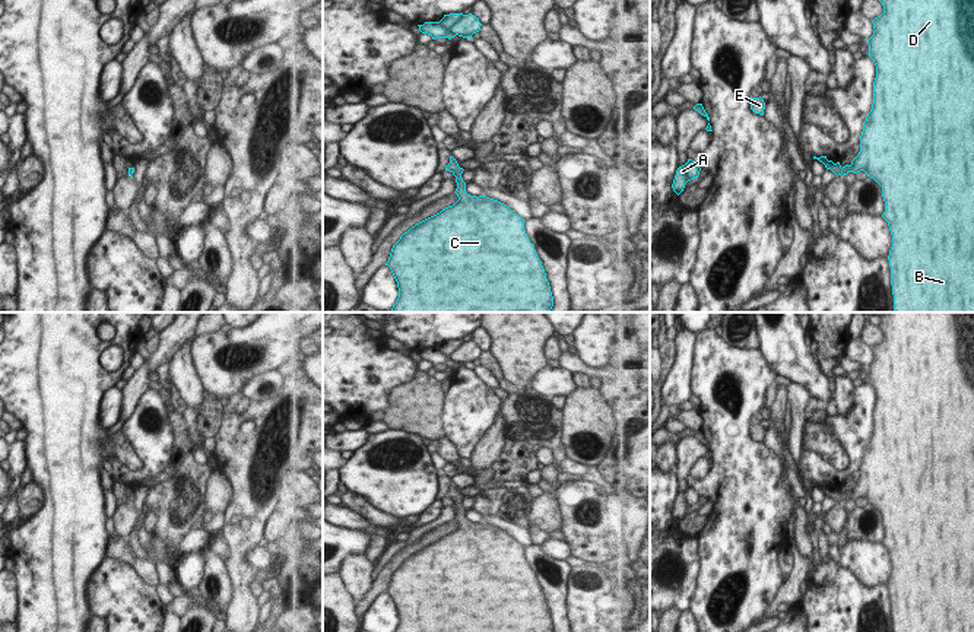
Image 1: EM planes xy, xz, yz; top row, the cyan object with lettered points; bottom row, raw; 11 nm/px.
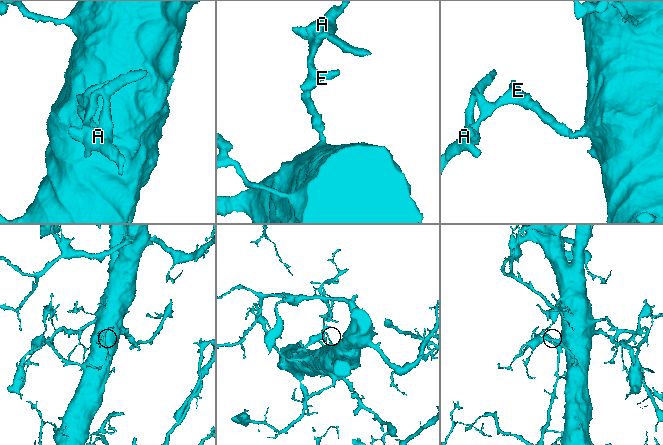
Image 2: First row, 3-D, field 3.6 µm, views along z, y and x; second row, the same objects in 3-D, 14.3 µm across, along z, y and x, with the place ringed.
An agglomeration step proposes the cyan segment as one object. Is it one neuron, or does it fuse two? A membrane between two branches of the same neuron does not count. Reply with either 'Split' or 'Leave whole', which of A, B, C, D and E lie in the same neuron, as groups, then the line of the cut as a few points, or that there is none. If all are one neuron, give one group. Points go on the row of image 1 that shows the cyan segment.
Leave whole. Groups: A B C D E. No split.

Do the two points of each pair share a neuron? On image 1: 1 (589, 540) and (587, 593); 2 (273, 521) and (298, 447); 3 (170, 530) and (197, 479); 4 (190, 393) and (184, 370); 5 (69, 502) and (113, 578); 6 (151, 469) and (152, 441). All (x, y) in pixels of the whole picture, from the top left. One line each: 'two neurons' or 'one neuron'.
1: two neurons
2: two neurons
3: one neuron
4: one neuron
5: two neurons
6: one neuron

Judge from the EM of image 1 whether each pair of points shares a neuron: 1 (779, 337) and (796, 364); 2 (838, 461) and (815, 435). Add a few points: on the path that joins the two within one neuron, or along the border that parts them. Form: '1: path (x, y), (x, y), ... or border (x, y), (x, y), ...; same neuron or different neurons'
1: path (783, 343), (792, 358); same neuron
2: path (836, 456), (821, 441); same neuron

